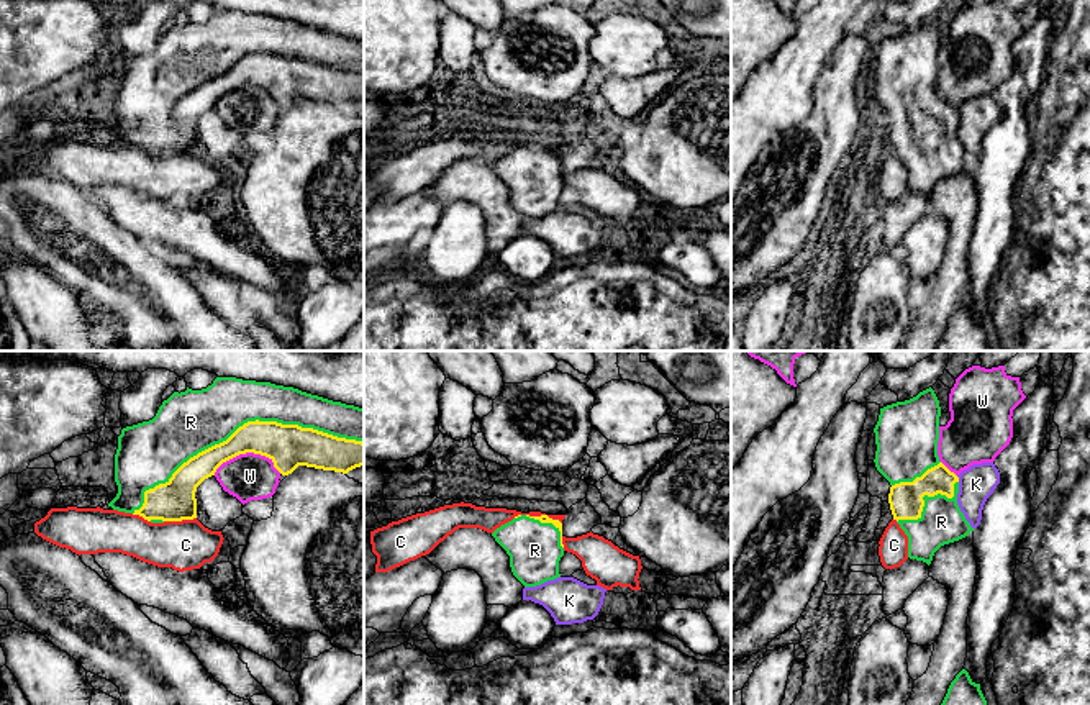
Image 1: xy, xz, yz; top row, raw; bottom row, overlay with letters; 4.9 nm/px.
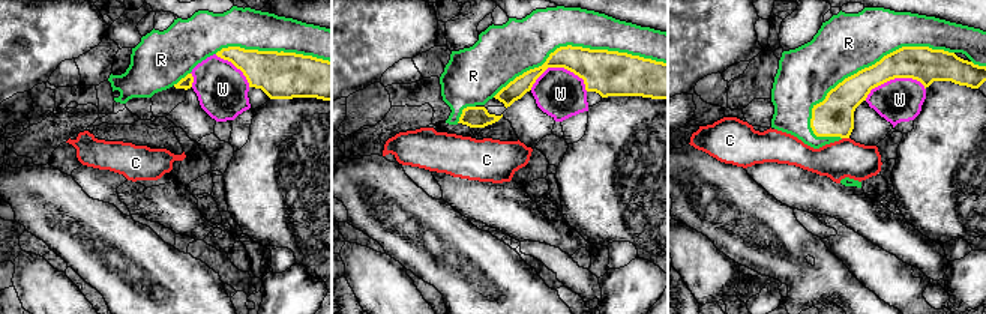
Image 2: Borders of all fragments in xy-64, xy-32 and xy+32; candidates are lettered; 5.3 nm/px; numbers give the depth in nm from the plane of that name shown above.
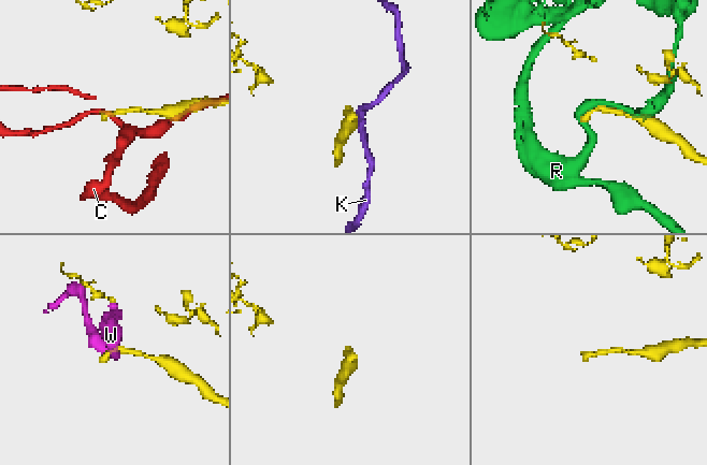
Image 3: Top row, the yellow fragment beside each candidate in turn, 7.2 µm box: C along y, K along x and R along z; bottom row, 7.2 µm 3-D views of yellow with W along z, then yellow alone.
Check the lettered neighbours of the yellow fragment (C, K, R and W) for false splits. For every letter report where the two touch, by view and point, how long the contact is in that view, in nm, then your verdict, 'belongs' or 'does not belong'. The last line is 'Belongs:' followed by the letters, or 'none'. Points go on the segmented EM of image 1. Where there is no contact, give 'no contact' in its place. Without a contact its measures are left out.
C: xz (544, 515) | 180 nm | does not belong
K: yz (958, 479) | 40 nm | does not belong
R: xy (245, 423) | 1200 nm | belongs
W: xy (246, 451) | 340 nm | does not belong
Belongs: R

